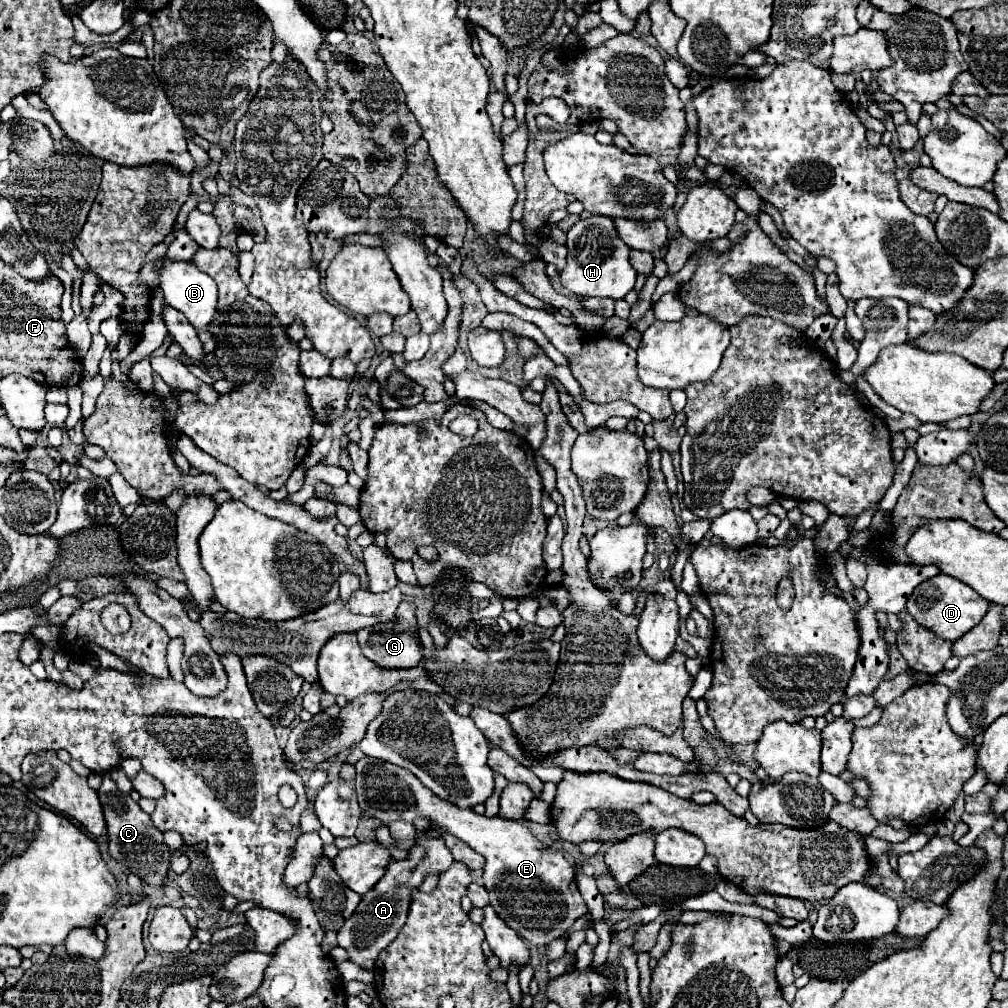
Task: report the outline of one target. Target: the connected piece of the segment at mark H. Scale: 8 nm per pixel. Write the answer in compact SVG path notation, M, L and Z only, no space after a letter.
M592 215L580 219L568 231L568 265L560 273L562 285L580 297L610 297L622 299L634 289L636 271L630 263L630 247L616 235L616 225L610 217Z

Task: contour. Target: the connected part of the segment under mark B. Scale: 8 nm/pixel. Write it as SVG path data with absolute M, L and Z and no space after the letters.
M160 257L160 261L156 261L154 271L158 277L158 285L164 293L164 301L174 309L182 311L196 329L206 329L208 323L212 321L212 315L216 313L216 301L218 301L218 289L212 277L202 273L190 261L172 261L168 257Z

